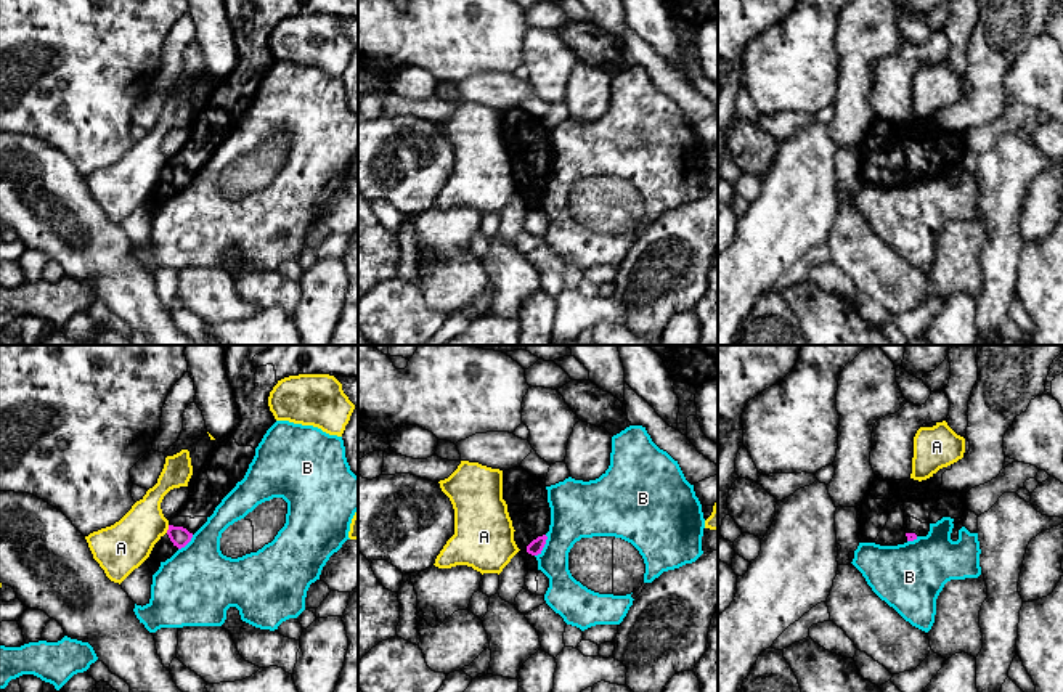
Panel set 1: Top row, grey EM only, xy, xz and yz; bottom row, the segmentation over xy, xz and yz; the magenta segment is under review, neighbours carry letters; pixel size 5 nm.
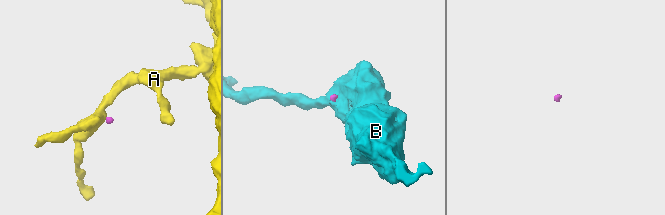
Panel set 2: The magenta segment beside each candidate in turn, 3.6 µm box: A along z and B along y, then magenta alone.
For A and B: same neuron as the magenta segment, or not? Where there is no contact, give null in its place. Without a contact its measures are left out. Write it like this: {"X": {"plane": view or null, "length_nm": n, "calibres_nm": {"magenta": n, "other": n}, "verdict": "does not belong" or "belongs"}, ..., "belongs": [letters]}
{"A": {"plane": "xy", "length_nm": 40, "calibres_nm": {"magenta": 100, "other": 240}, "verdict": "does not belong"}, "B": {"plane": "xz", "length_nm": 130, "calibres_nm": {"magenta": 70, "other": 280}, "verdict": "does not belong"}, "belongs": []}

